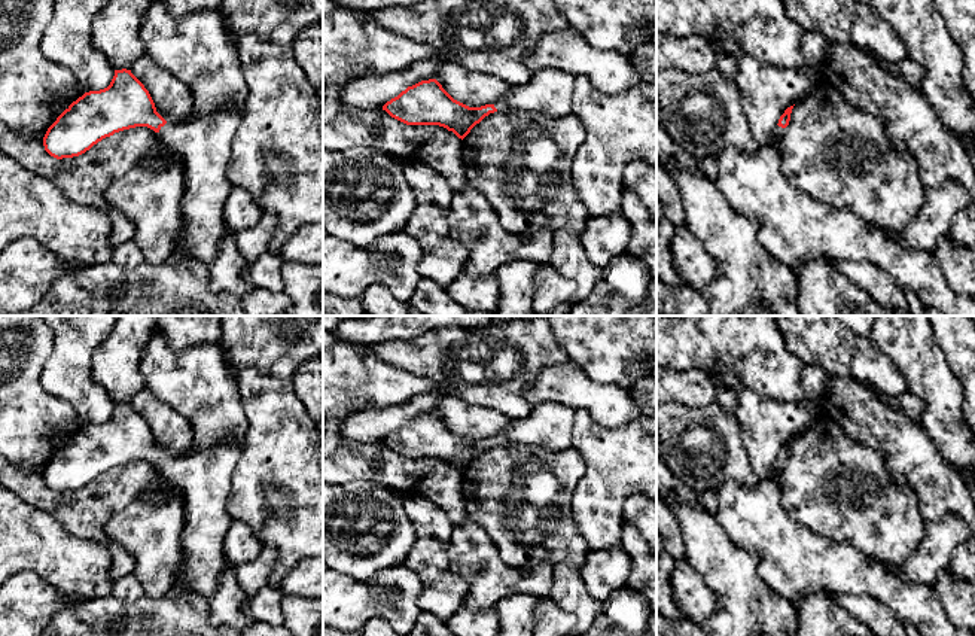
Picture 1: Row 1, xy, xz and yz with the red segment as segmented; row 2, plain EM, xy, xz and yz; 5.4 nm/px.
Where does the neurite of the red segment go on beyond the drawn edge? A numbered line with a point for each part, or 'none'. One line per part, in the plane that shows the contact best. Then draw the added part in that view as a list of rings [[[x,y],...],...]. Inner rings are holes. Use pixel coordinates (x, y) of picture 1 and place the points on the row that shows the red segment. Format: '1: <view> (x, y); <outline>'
1: xy (206, 145); [[[223,107],[210,118],[167,122],[158,133],[162,143],[182,156],[185,165],[183,228],[176,244],[183,244],[191,258],[207,267],[217,256],[220,237],[226,231],[223,207],[232,189],[226,170],[240,122],[240,113]]]

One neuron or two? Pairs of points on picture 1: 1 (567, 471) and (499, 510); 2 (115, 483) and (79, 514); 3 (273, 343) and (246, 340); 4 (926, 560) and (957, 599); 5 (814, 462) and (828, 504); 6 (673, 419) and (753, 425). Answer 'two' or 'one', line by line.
1: one
2: one
3: one
4: two
5: one
6: two

